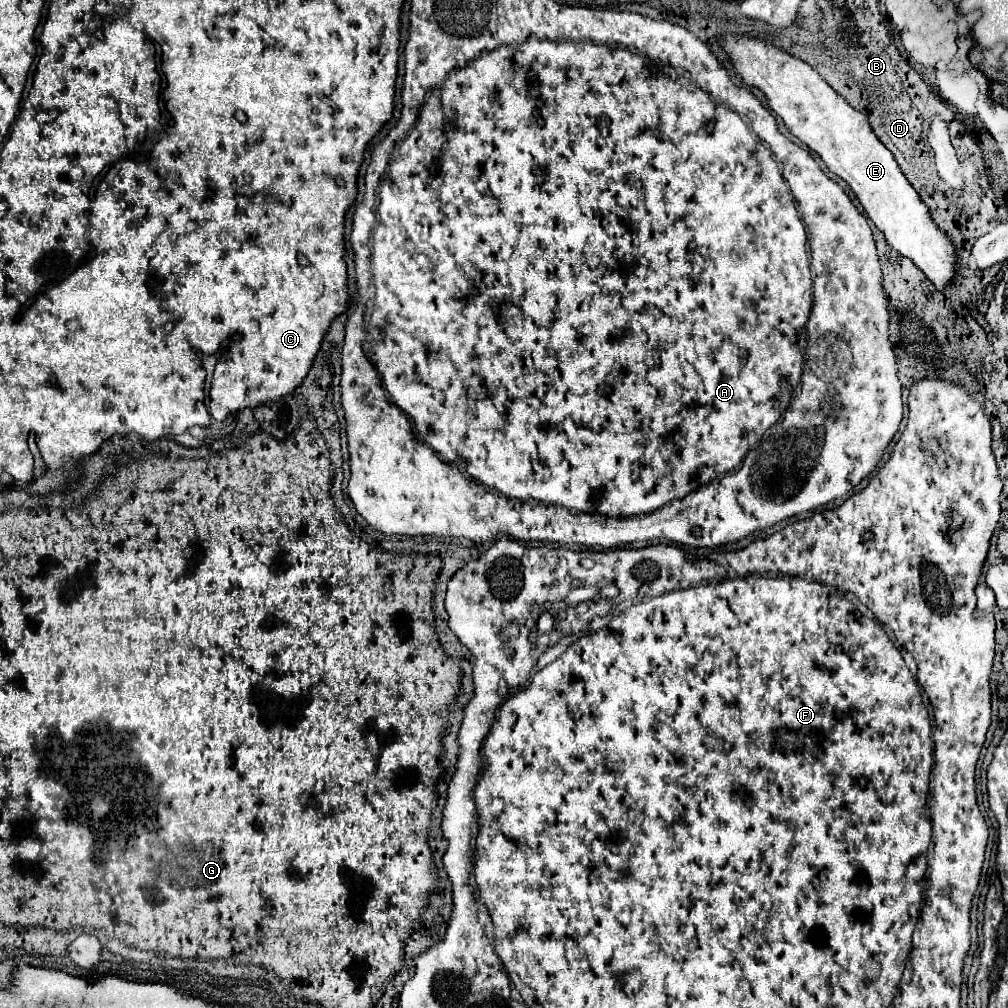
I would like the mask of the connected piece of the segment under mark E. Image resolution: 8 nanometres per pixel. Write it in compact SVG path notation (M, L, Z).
M728 34L722 36L720 44L732 58L734 70L744 82L766 94L770 108L784 120L786 128L814 150L832 174L840 176L852 188L868 218L884 232L888 244L910 258L938 290L944 290L956 274L956 250L948 236L936 228L928 206L906 180L892 152L874 136L868 118L854 110L800 58L750 36Z

